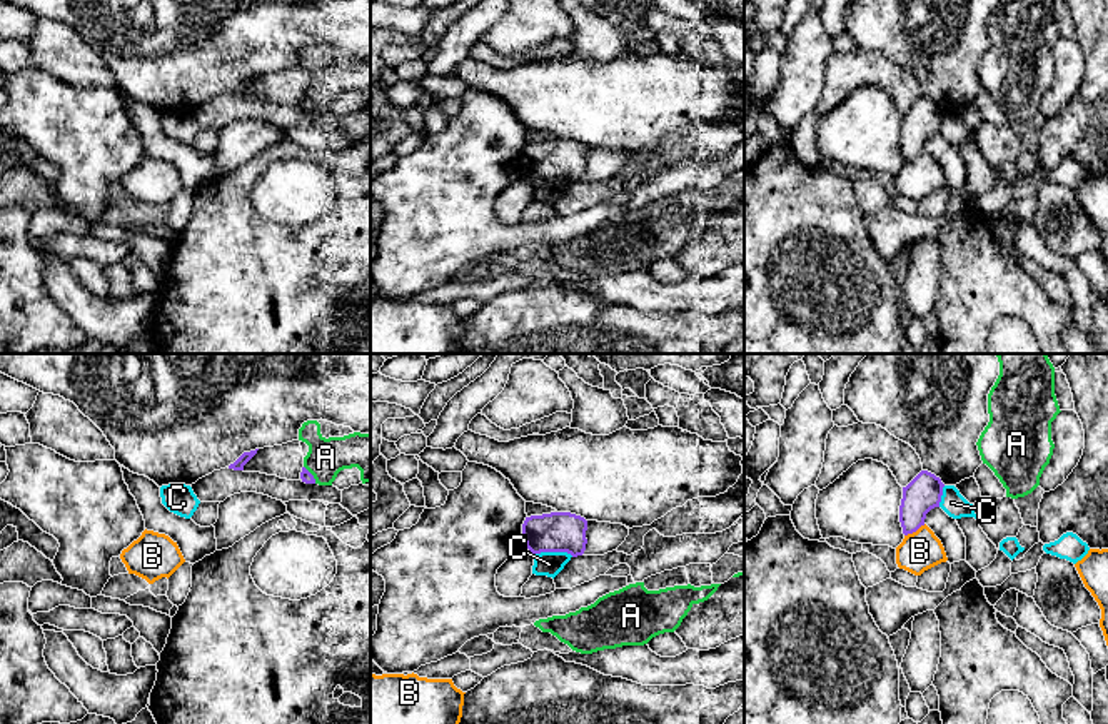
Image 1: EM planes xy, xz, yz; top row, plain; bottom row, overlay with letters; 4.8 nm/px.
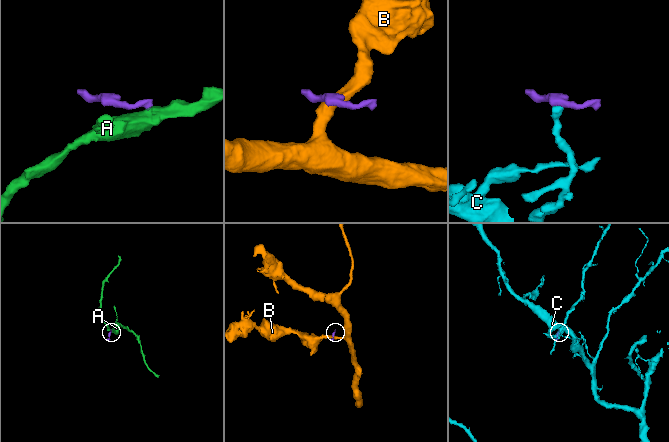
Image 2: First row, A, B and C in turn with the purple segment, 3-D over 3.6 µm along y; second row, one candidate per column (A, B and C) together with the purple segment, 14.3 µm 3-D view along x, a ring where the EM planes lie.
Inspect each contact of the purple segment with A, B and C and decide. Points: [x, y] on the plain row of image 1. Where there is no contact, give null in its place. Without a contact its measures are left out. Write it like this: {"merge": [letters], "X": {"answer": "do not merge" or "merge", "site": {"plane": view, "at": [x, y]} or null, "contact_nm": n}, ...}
{"merge": [], "A": {"answer": "do not merge", "site": {"plane": "xy", "at": [311, 100]}, "contact_nm": 110}, "B": {"answer": "do not merge", "site": {"plane": "yz", "at": [915, 157]}, "contact_nm": 120}, "C": {"answer": "do not merge", "site": {"plane": "xz", "at": [554, 177]}, "contact_nm": 190}}

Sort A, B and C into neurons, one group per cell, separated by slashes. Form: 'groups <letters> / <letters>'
groups A / B / C

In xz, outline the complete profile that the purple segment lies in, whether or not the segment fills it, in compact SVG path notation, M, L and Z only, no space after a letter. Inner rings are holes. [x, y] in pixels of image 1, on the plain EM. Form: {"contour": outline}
{"contour": "M571 138L531 142L522 150L526 175L534 182L541 178L582 182L587 170L586 157L587 147Z"}

